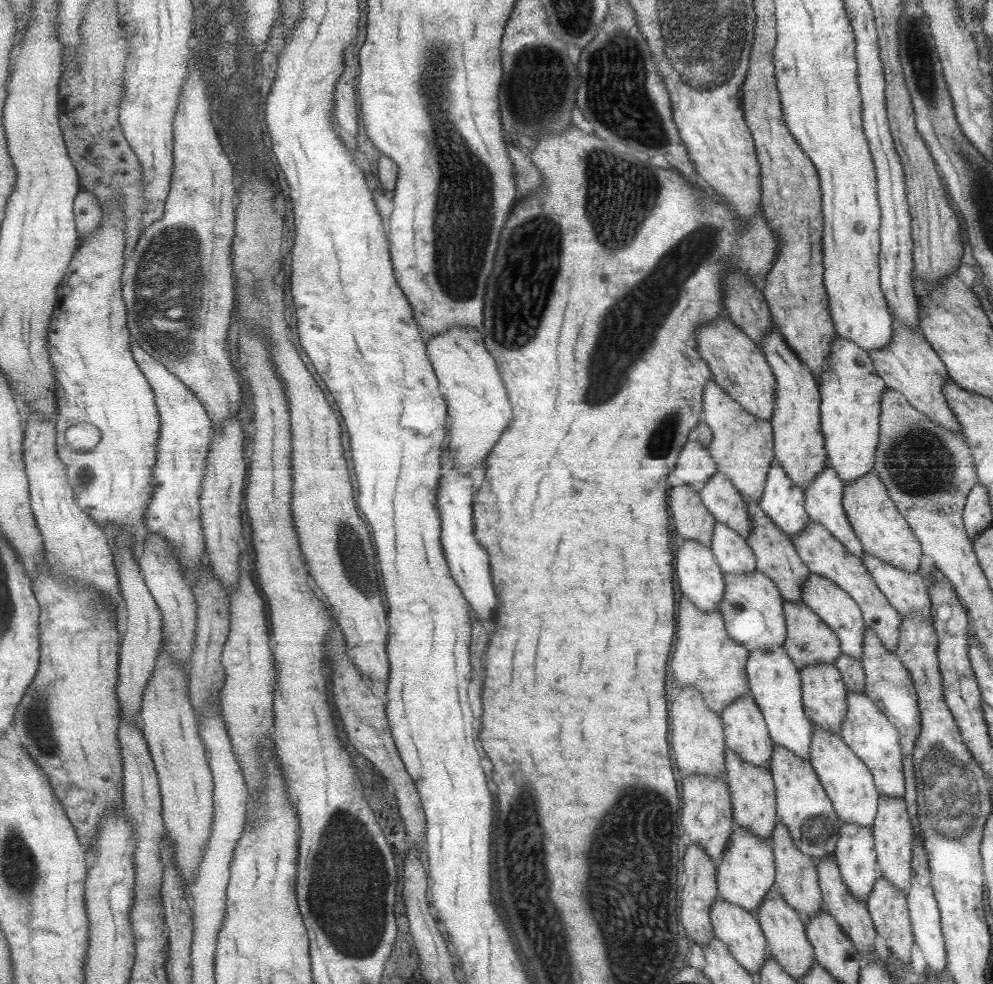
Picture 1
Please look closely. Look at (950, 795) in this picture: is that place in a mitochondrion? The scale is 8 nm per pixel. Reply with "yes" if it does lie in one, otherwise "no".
yes

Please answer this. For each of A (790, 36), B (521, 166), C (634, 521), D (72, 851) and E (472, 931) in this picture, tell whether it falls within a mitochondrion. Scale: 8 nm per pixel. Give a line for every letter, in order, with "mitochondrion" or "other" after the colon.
A: other
B: other
C: other
D: other
E: other

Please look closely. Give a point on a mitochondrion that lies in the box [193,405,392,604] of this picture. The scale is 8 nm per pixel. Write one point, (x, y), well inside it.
(352, 558)

